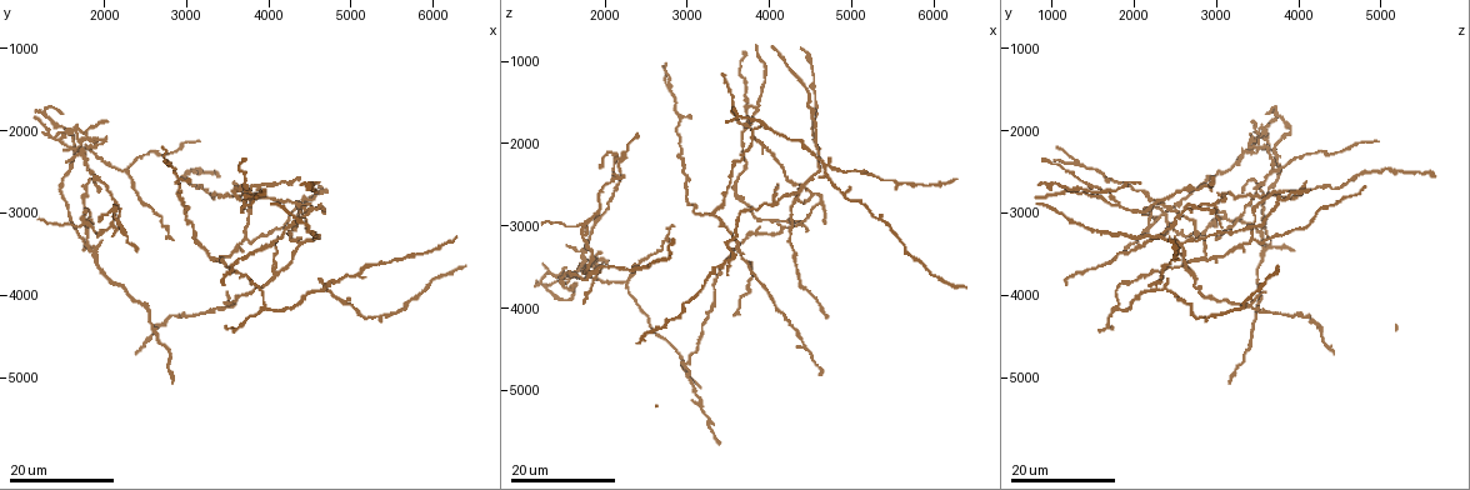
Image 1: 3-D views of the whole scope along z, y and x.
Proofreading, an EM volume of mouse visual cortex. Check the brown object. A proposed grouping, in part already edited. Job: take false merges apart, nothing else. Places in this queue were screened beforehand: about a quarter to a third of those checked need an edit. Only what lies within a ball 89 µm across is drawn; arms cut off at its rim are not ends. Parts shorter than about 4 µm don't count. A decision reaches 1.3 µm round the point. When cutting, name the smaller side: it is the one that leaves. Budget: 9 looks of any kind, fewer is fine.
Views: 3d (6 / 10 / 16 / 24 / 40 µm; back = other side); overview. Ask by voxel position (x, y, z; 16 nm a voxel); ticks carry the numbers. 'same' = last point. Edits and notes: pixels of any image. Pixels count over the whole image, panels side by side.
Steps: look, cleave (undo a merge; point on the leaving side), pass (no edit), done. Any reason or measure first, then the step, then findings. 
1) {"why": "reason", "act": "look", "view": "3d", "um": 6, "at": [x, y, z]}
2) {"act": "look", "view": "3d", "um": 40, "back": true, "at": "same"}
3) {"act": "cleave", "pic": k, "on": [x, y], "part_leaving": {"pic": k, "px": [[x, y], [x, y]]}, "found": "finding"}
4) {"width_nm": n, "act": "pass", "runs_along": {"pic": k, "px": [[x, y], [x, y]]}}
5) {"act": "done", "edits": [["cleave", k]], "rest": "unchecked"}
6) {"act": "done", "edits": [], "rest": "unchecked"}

{"why": "three-way junction", "act": "look", "view": "3d", "um": 16, "at": [4100, 3750, 2700]}

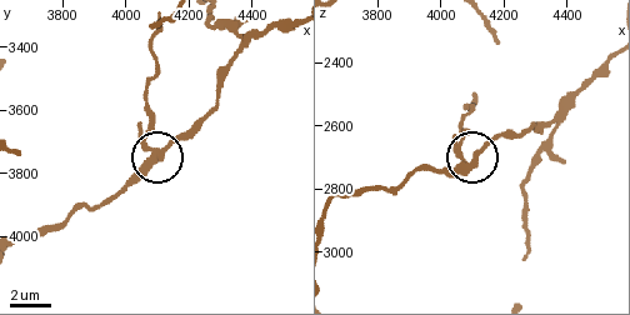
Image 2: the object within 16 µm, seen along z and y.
{"act": "look", "view": "3d", "um": 6, "at": [4110, 3750, 2700]}

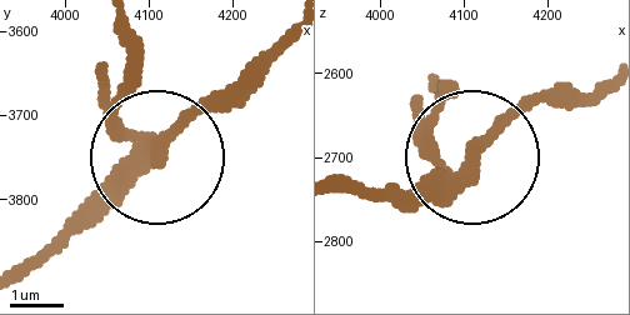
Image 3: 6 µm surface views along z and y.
{"arms": 3, "act": "cleave", "pic": 3, "on": [120, 85], "part_leaving": {"pic": 3, "px": [[130, 138], [103, 88], [116, 21]]}, "found": "two neurons meet here"}

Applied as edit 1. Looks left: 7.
{"why": "three-way junction", "act": "look", "view": "3d", "um": 16, "at": [4350, 3400, 2550]}

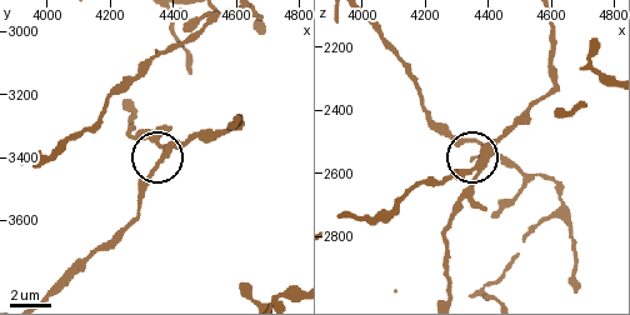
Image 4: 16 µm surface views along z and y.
{"act": "look", "view": "3d", "um": 10, "at": [4380, 3390, 2570]}

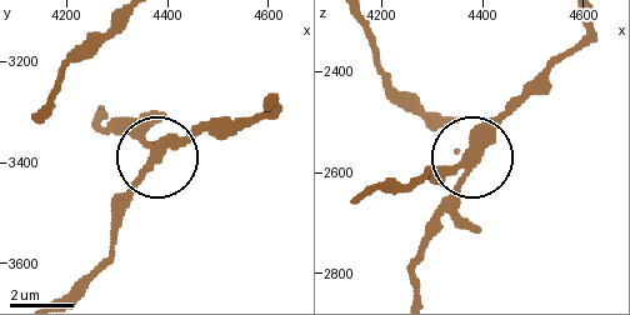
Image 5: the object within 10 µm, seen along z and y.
{"arms": 3, "act": "pass", "found": "all the same neuron"}

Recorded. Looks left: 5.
{"act": "look", "view": "3d", "um": 24, "at": [3950, 4150, 1800]}

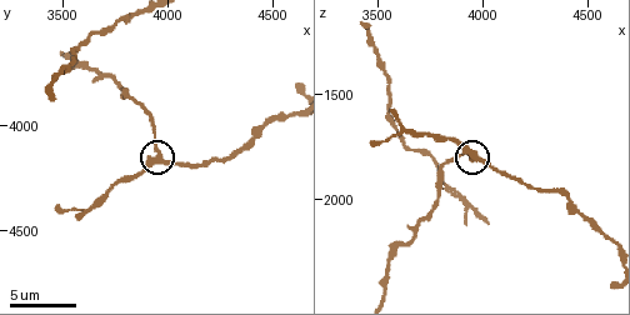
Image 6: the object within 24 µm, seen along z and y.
{"act": "look", "view": "3d", "um": 10, "at": [3970, 4170, 1800]}

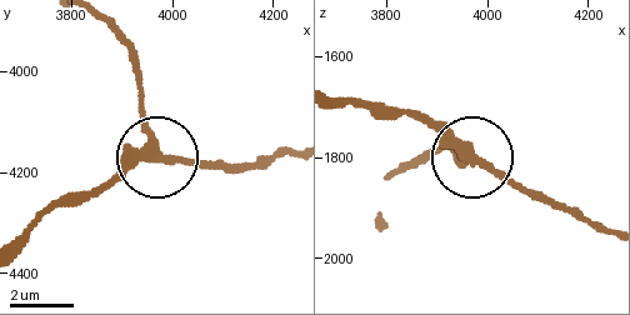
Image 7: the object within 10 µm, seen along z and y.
{"act": "pass", "runs_along": {"pic": 7, "px": [[106, 25], [128, 49], [150, 151], [101, 191]]}, "found": "all the same neuron"}

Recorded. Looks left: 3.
{"why": "side arm on a straight run", "act": "look", "view": "3d", "um": 24, "at": [4650, 3950, 2300]}

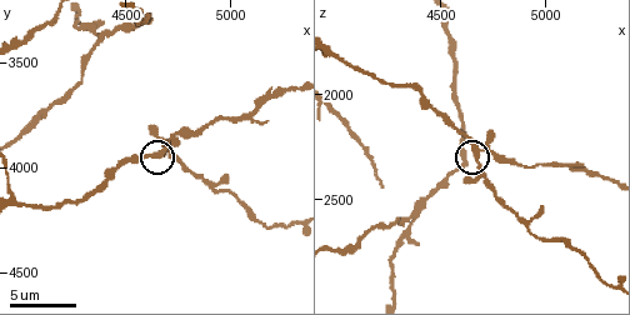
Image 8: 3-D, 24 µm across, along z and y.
{"act": "look", "view": "3d", "um": 10, "at": [4680, 3940, 2290]}

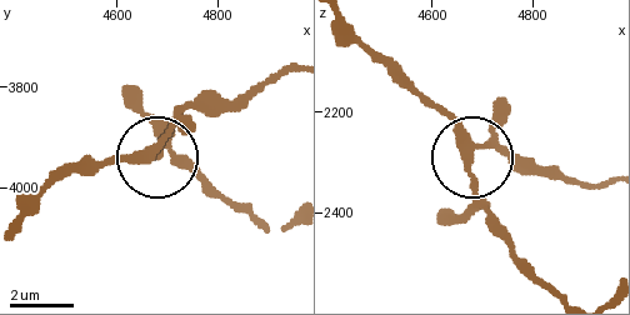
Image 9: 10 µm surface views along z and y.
{"act": "look", "view": "3d", "um": 10, "back": true, "at": [4670, 3925, 2290]}

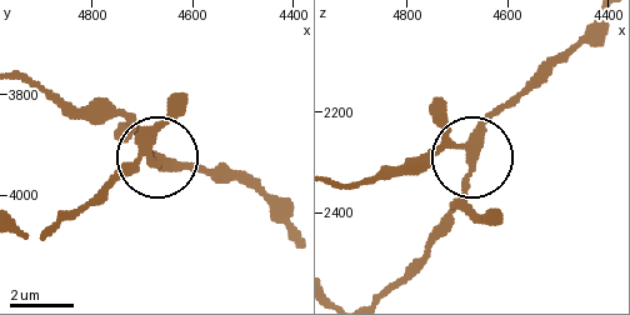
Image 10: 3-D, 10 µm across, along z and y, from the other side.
{"side_arm_um": 31, "act": "pass", "runs_along": {"pic": 10, "px": [[294, 229], [245, 186], [163, 161], [103, 103]]}, "found": "continuous, no second neuron"}

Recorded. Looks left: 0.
{"act": "done", "edits": [["cleave", 3]], "rest": "unchecked"}

